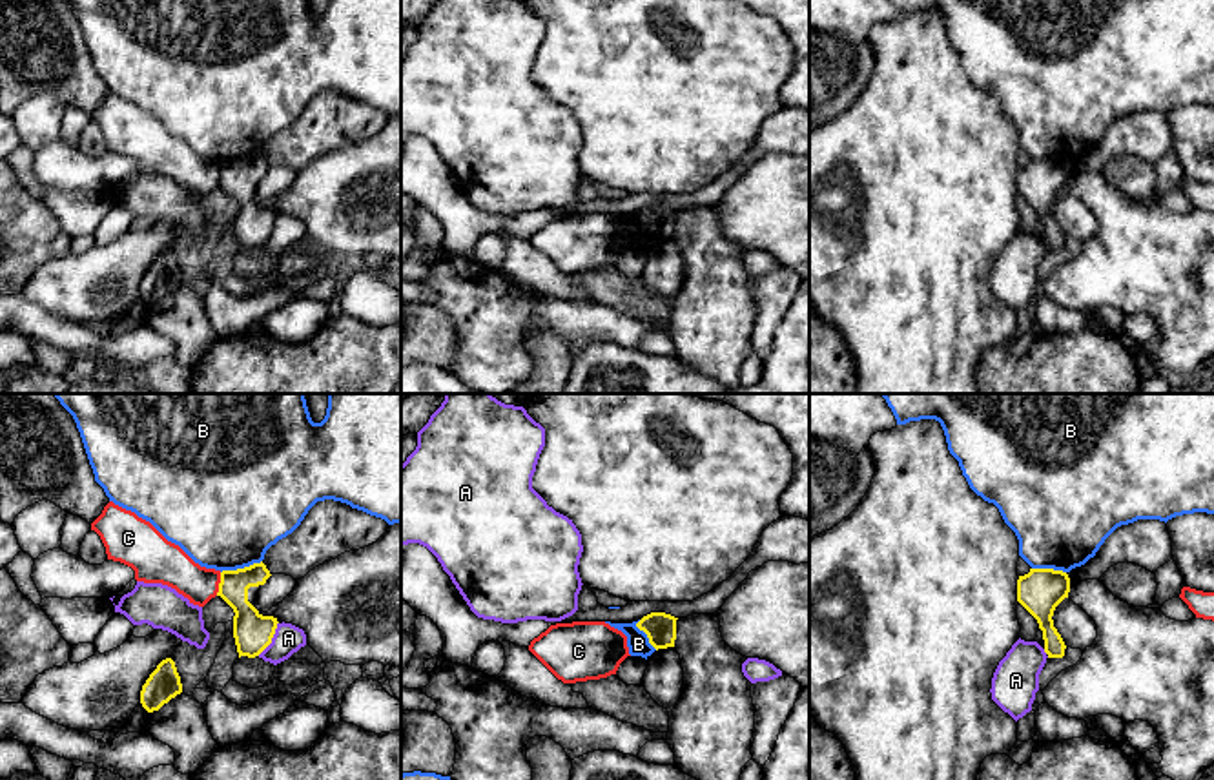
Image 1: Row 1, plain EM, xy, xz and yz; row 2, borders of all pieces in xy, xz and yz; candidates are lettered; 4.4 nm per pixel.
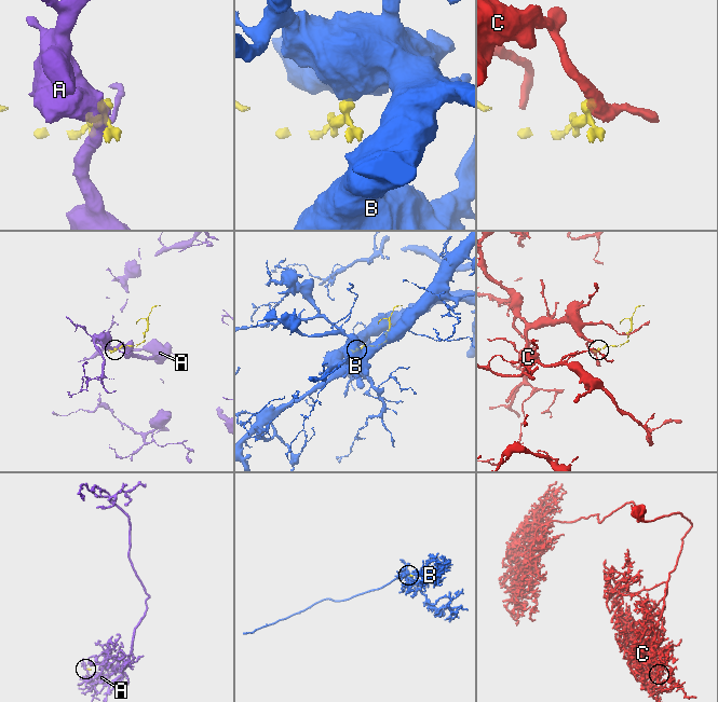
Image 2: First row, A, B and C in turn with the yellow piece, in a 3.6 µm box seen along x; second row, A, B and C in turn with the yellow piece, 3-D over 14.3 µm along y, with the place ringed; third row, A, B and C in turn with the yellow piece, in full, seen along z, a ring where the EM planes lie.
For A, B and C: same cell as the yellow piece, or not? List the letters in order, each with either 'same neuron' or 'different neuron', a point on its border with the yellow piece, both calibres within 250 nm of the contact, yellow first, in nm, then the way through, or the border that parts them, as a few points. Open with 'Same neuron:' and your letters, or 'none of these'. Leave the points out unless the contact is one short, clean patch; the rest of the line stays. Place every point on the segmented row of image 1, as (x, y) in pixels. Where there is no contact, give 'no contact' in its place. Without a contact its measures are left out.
Same neuron: none of these
A: different neuron; contact xy (272, 636); calibres 170 and 130 nm; border xy (277, 622), (272, 640), (257, 655)
B: different neuron; contact xy (241, 569); calibres 140 and 480 nm; border xy (261, 560), (221, 573)
C: different neuron; contact xy (219, 584); calibres 160 and 180 nm; border xy (221, 573), (216, 595)

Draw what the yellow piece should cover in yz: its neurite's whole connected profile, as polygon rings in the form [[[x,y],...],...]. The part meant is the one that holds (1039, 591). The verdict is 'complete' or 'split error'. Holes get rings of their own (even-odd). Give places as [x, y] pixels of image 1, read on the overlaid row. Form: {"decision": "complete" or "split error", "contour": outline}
{"decision": "complete", "contour": [[[1030,569],[1017,580],[1017,601],[1037,620],[1048,658],[1065,656],[1065,641],[1054,627],[1055,607],[1068,598],[1070,578],[1063,570]]]}

